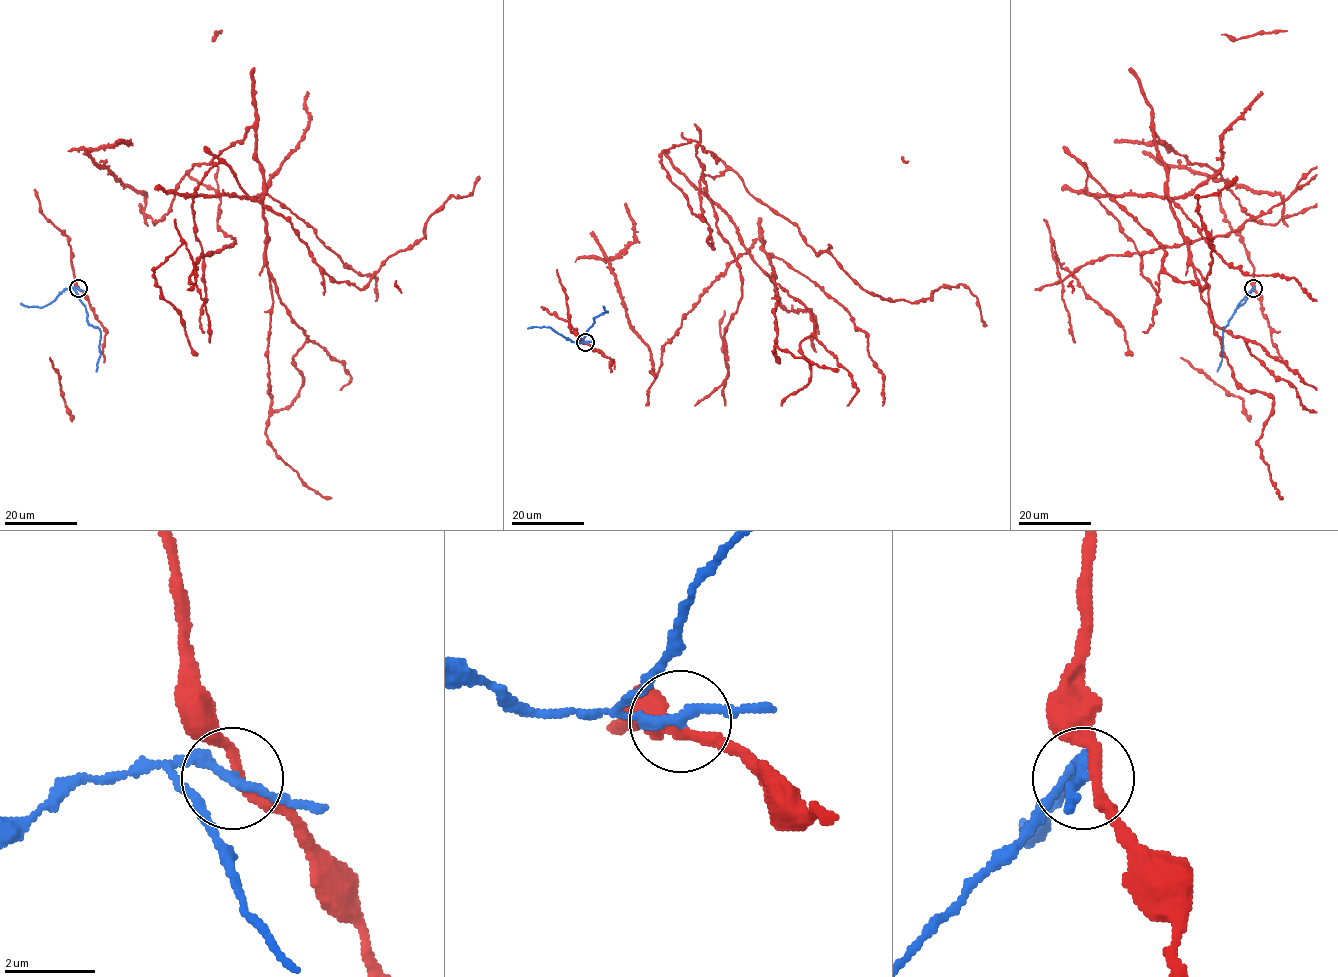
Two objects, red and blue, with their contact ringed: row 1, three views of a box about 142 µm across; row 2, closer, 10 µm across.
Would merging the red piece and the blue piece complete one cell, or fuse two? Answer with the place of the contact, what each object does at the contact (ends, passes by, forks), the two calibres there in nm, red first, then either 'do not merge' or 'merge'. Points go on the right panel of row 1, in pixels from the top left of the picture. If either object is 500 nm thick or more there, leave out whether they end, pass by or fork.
(1253, 288) | red passes by | blue passes by | 220/220 nm | do not merge

